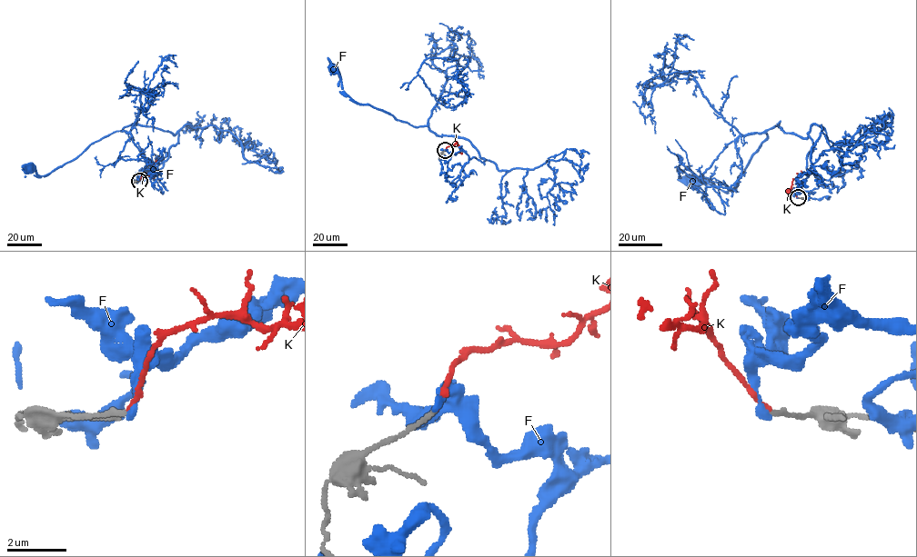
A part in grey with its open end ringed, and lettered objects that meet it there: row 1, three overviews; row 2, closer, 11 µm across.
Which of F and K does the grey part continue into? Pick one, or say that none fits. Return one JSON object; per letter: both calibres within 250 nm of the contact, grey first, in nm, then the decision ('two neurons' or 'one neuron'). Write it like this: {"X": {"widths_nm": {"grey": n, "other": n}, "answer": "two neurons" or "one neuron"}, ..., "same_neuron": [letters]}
{"F": {"widths_nm": {"grey": 160, "other": 200}, "answer": "two neurons"}, "K": {"widths_nm": {"grey": 160, "other": 140}, "answer": "one neuron"}, "same_neuron": ["K"]}

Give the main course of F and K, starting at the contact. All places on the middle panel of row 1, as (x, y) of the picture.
F: (445, 150), (484, 161), (468, 140), (437, 135), (427, 125), (358, 104), (343, 91), (335, 70)
K: (445, 150), (458, 144), (461, 153)

